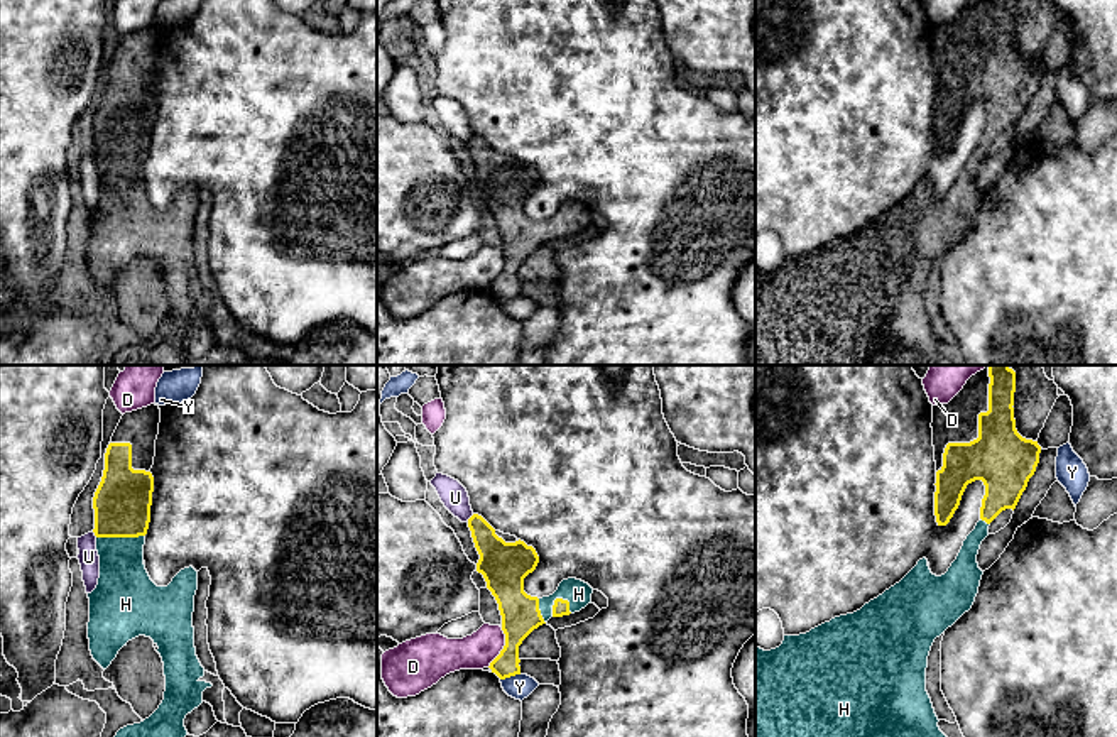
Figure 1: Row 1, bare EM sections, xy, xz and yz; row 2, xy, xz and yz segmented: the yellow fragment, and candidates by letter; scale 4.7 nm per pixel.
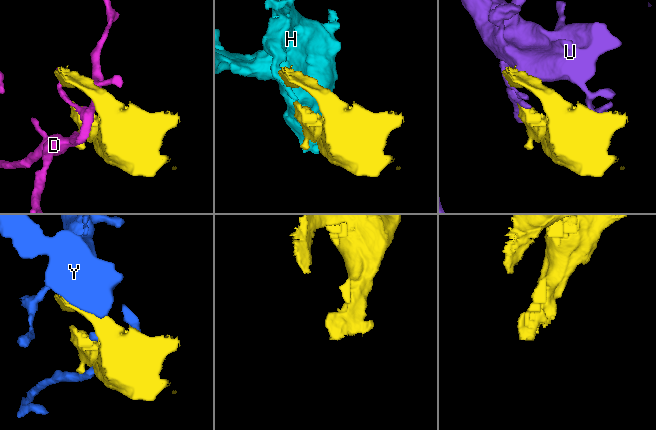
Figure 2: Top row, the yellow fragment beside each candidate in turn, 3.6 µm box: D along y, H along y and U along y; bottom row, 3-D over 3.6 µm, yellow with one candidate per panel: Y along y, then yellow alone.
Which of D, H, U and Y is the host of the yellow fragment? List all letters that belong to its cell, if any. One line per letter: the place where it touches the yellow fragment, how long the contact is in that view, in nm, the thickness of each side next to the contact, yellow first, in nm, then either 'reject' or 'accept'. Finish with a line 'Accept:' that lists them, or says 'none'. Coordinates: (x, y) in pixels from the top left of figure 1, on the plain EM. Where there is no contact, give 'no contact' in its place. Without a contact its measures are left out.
D: xz (504, 269) | 200 nm | 180/170 nm | reject
H: xy (120, 158) | 240 nm | 280/260 nm | accept
U: xz (470, 139) | 50 nm | 190/130 nm | reject
Y: xz (509, 298) | 100 nm | 140/120 nm | reject
Accept: H

